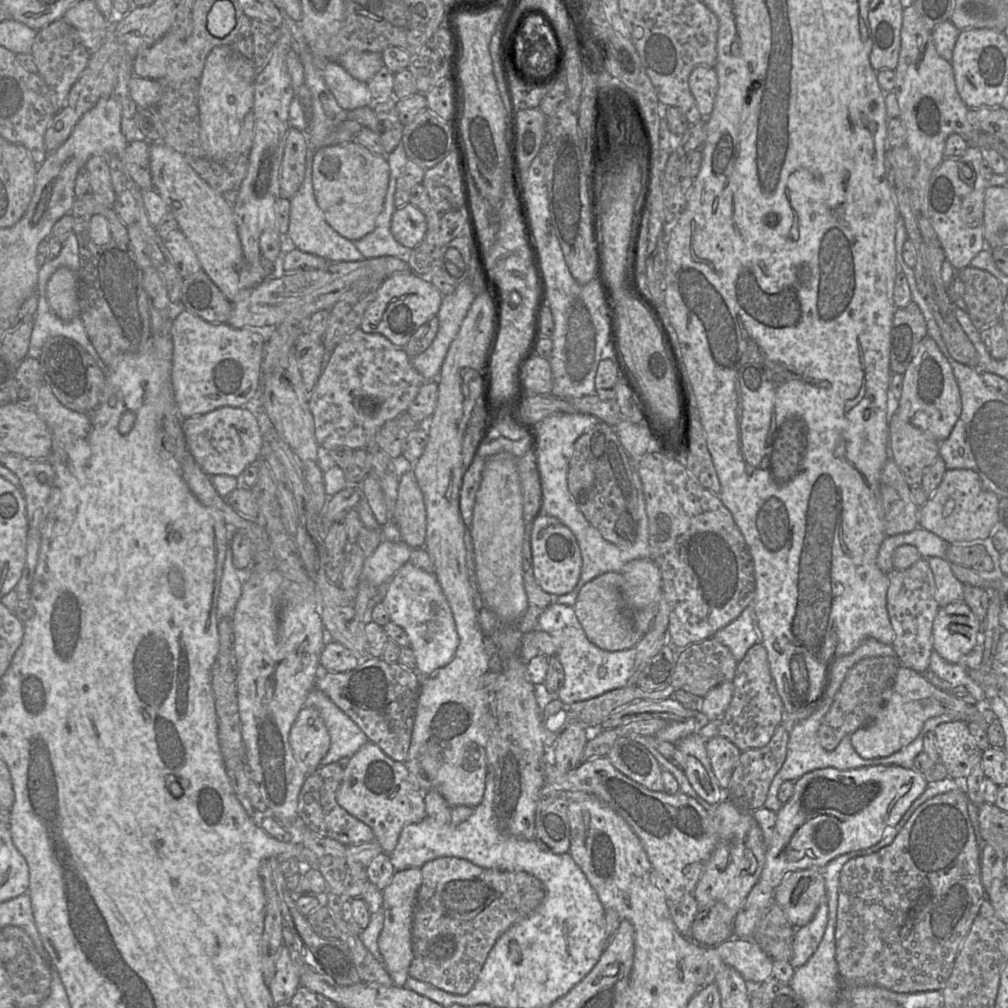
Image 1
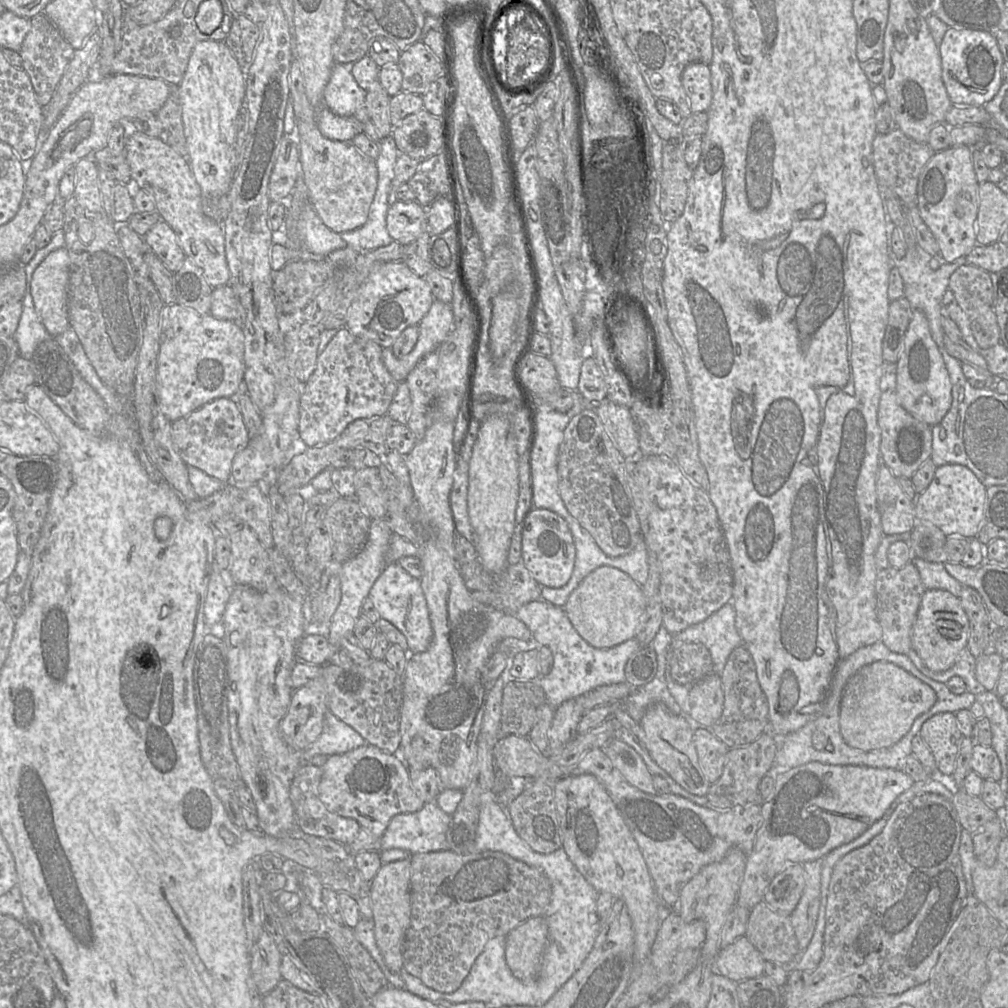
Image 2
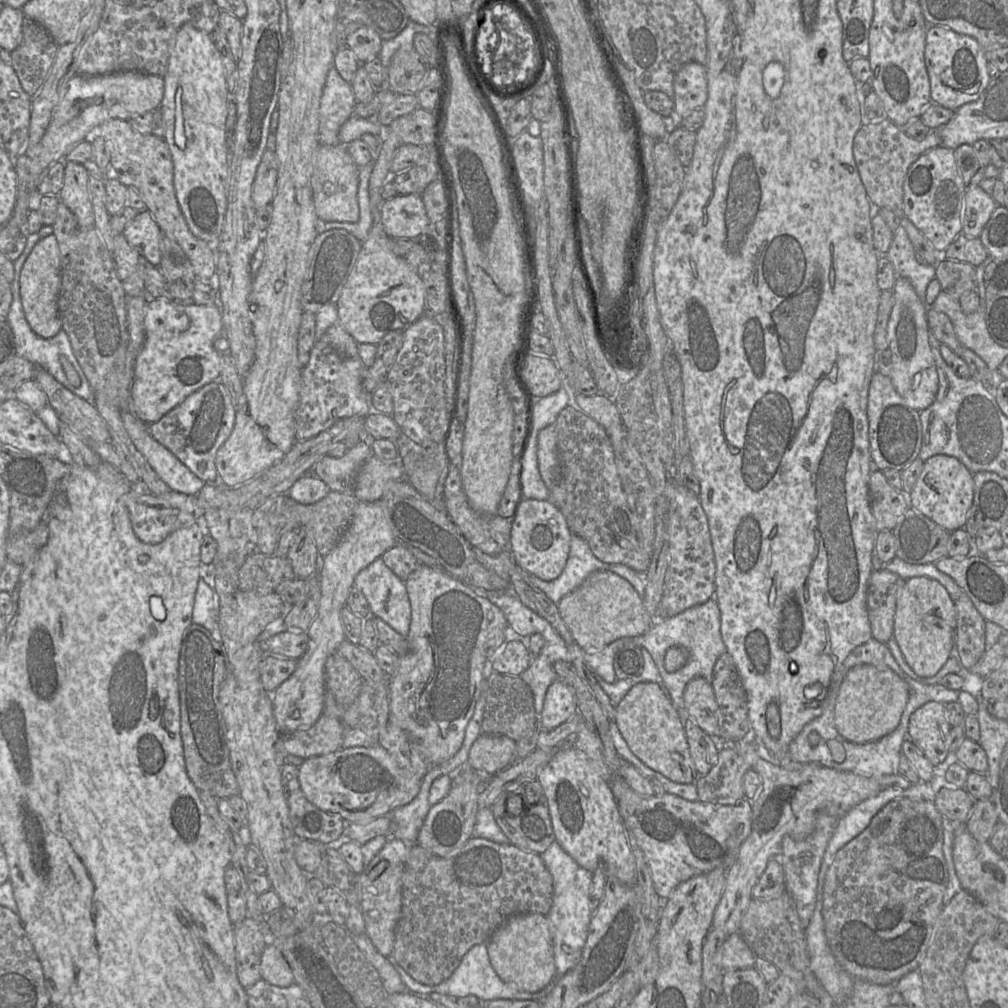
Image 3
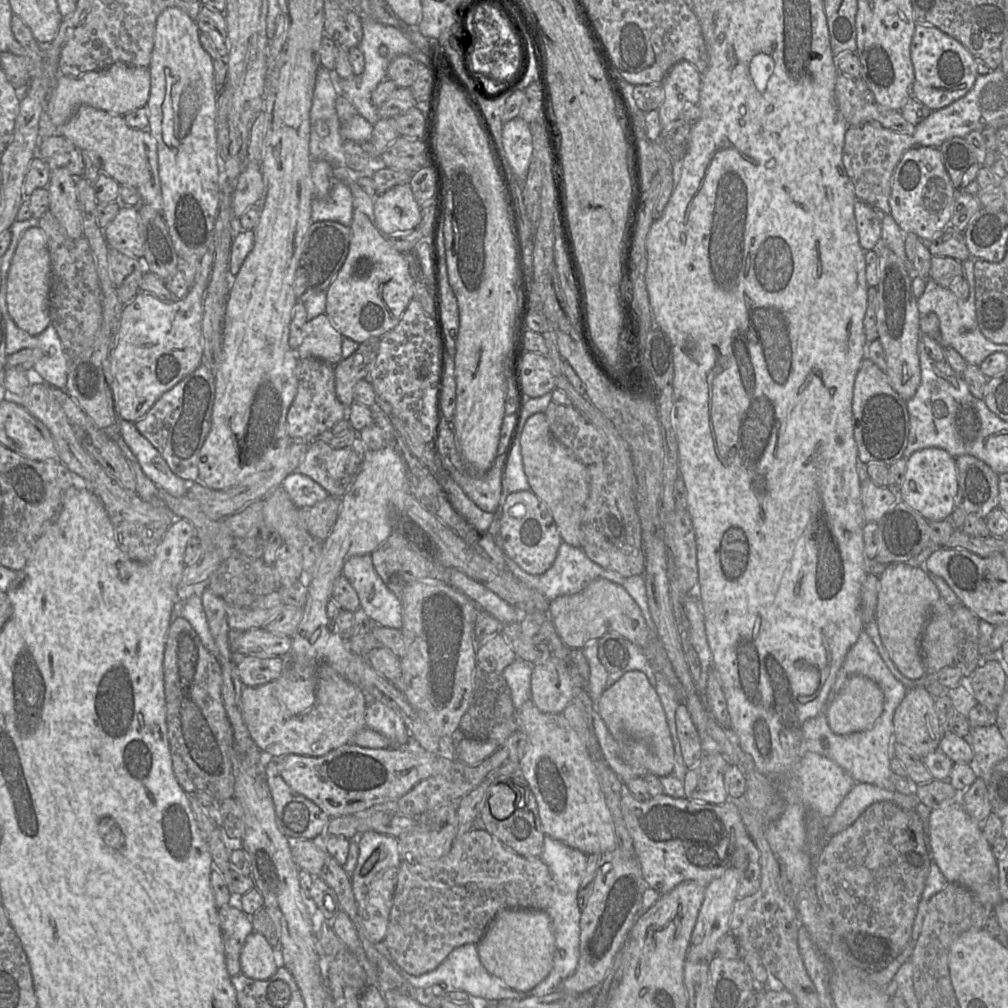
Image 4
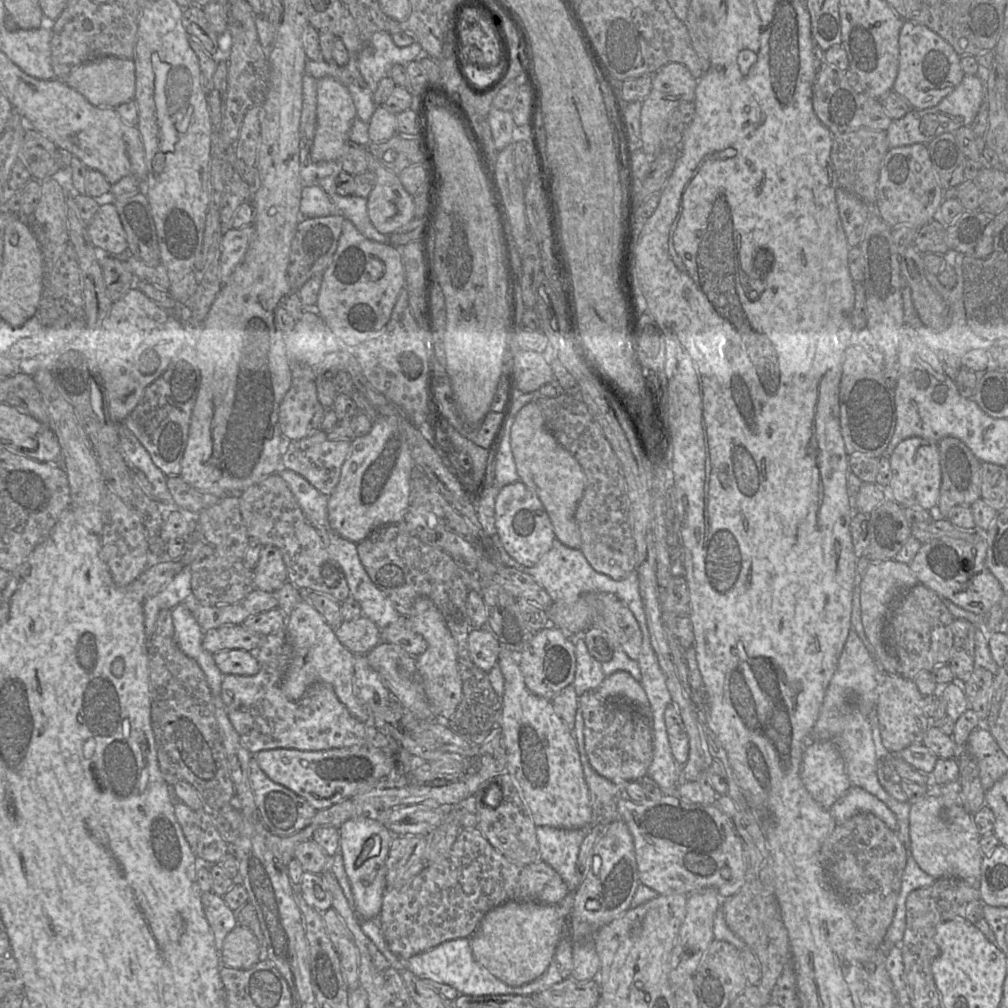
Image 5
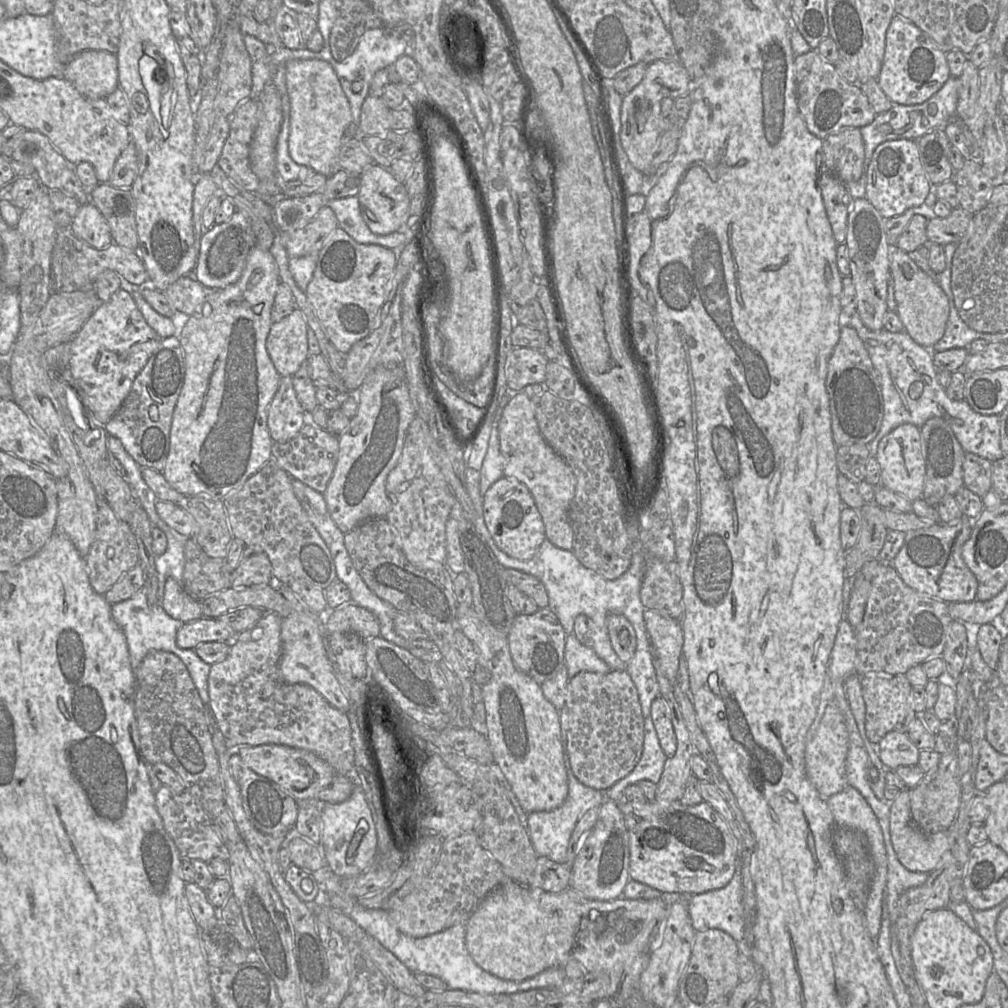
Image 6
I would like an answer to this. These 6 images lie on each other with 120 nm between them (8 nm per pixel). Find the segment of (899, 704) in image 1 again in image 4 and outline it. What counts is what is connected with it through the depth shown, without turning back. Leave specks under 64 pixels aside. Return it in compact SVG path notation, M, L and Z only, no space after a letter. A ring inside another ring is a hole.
M860 675L850 677L826 707L831 730L839 735L873 727L883 712L884 694L877 683Z

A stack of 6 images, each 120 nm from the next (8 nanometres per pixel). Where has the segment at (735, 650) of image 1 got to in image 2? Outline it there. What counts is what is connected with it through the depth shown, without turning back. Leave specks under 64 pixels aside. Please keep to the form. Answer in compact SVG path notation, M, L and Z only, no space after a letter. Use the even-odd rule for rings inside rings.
M724 605L704 621L672 635L667 654L685 643L703 644L710 652L713 673L720 675L731 652L736 647L742 646L735 627L735 612L732 605Z

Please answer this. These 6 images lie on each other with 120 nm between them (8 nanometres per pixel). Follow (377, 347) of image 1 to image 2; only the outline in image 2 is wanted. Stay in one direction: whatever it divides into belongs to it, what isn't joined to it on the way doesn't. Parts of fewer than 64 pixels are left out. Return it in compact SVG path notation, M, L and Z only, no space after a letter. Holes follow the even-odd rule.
M346 327L337 330L318 355L315 371L303 384L298 423L299 439L303 445L324 445L336 439L357 419L387 414L398 383L385 367L382 351L376 342L355 336Z

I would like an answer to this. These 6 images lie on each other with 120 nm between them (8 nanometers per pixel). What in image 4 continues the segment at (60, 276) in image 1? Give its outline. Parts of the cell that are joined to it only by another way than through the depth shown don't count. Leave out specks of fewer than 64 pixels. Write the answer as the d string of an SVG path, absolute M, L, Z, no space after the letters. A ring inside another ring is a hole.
M30 227L22 234L11 261L7 277L6 304L17 326L31 335L42 333L51 324L50 278L51 258L46 235L39 227Z

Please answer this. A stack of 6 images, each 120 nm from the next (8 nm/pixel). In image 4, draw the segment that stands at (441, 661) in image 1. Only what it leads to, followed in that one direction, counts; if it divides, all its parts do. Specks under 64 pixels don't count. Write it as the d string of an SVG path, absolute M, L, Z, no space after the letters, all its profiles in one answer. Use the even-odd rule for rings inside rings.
M370 555L348 558L342 574L356 591L360 608L375 624L401 630L402 602L379 577Z

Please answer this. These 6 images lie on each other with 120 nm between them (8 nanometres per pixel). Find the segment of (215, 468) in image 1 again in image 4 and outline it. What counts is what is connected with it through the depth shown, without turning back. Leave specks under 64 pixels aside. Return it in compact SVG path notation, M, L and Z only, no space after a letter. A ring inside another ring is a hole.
M203 363L165 392L137 422L137 430L161 454L171 471L183 480L198 480L199 453L211 430L215 400L215 378Z

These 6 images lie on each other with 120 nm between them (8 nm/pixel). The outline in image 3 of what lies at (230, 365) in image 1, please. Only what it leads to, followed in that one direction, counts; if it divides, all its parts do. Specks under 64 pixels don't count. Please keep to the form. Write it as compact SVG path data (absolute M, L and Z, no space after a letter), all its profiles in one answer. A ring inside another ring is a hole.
M153 298L146 306L144 328L145 341L134 362L130 409L141 422L149 425L198 389L218 380L228 341L218 337L223 324L216 305L177 304Z

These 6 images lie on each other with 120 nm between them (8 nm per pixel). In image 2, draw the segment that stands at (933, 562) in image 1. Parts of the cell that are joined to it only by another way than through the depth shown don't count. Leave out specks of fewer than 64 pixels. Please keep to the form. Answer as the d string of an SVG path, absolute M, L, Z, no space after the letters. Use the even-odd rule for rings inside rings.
M912 558L910 562L918 569L926 590L945 590L960 597L962 584L946 571L943 563L928 562L921 558Z

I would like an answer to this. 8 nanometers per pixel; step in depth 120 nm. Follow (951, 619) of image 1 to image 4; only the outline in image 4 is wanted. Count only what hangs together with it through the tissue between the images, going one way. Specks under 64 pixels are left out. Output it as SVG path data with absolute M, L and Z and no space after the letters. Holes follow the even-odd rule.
M892 563L879 575L880 587L875 614L878 632L890 659L905 677L915 680L925 675L920 639L930 607L941 598L929 574L907 563Z

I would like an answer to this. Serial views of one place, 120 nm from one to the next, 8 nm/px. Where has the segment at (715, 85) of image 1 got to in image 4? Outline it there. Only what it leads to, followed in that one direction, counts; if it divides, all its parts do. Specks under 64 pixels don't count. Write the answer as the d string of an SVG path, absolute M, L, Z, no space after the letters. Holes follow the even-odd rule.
M687 61L676 63L667 73L661 85L665 98L658 109L662 129L680 118L689 105L698 105L702 88L703 74Z

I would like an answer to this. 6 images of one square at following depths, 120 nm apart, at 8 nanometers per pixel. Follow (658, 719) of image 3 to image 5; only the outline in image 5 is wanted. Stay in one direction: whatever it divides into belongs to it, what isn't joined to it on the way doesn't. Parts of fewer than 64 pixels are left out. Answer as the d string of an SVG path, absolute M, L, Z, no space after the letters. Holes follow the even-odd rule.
M626 671L607 676L594 692L601 698L615 702L616 707L634 707L650 718L649 701L643 687Z

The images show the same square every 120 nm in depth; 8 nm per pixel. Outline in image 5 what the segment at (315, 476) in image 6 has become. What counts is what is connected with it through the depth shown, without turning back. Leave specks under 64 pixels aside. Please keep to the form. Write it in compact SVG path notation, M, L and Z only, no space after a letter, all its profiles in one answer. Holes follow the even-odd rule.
M318 429L300 440L290 441L281 457L282 468L301 475L318 491L329 496L339 482L350 447L351 440L329 440L327 434Z

